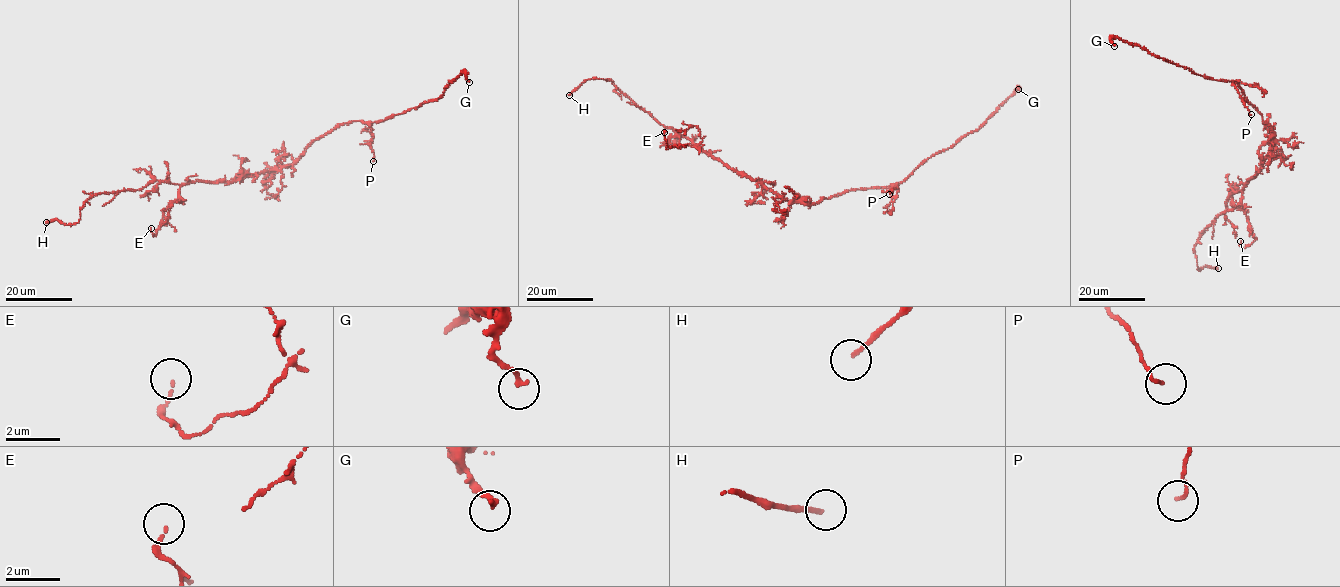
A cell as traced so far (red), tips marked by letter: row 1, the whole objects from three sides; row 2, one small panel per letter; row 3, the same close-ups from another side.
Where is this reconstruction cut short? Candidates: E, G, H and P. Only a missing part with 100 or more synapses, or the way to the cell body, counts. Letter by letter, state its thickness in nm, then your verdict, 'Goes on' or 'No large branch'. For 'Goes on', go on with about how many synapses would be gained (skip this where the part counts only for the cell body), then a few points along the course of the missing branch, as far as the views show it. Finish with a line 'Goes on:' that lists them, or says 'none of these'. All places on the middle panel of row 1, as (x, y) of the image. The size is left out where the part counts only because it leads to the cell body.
E: Thickness 100 nm. No large branch
G: Thickness 180 nm. No large branch
H: Thickness 120 nm. Goes on. Course of what is missing: (569, 95), (538, 111), (535, 114), (538, 117)
P: Thickness 110 nm. No large branch
Goes on: H

